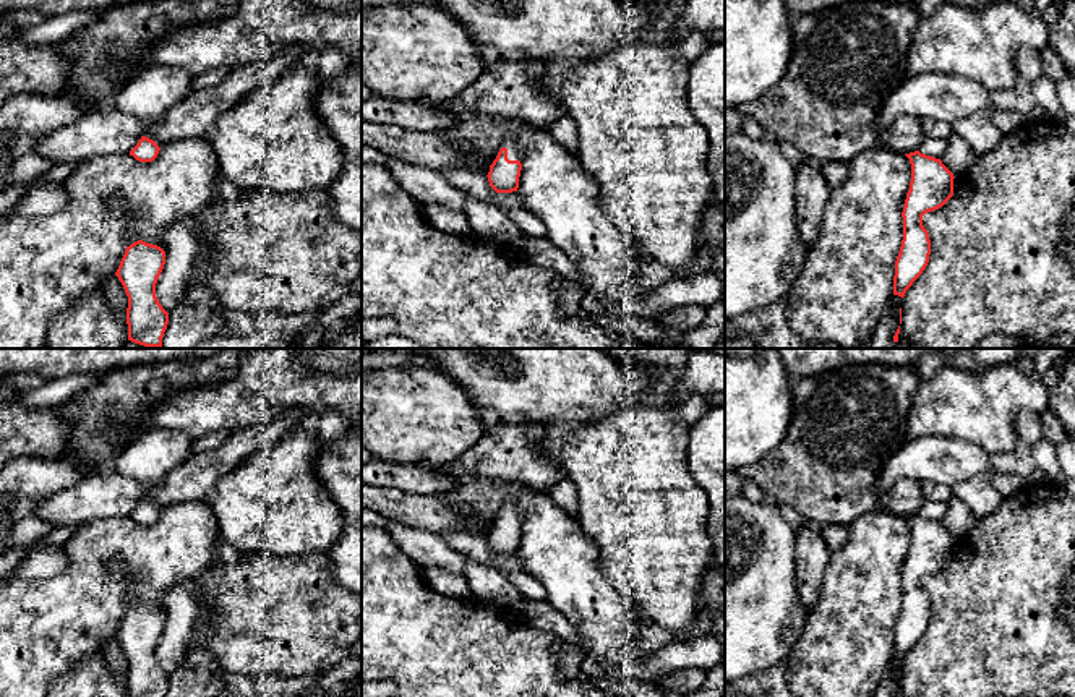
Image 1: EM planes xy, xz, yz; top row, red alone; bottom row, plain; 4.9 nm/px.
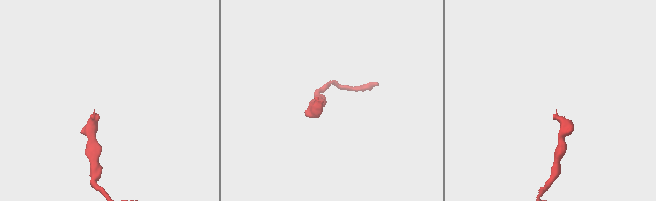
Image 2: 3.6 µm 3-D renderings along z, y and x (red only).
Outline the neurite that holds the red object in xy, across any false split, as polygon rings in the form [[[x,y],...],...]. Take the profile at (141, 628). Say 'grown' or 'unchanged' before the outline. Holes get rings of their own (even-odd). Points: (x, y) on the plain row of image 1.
unchanged; [[[138,603],[126,609],[115,635],[128,660],[128,697],[164,697],[169,676],[156,660],[156,647],[165,627],[165,614]]]

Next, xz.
grown; [[[509,501],[490,528],[490,535],[486,538],[490,549],[496,556],[517,554],[520,533],[520,511],[516,502]]]

